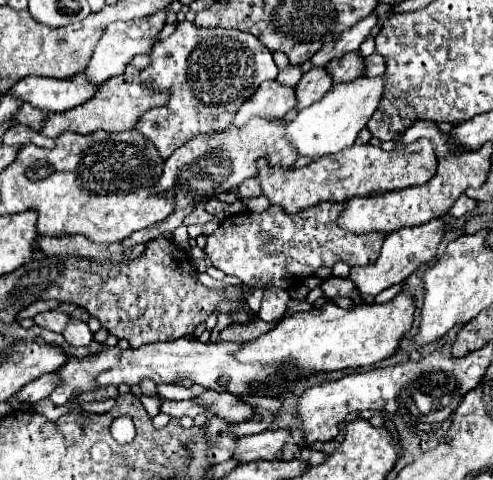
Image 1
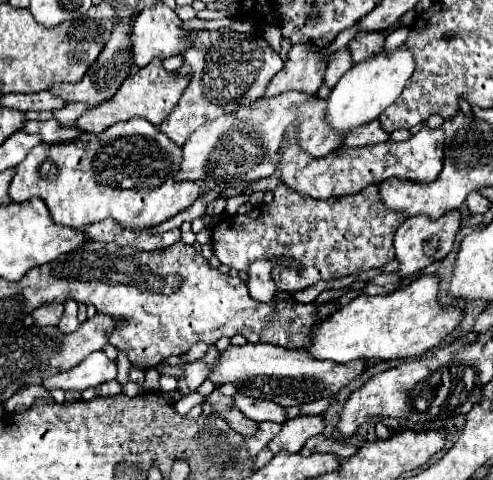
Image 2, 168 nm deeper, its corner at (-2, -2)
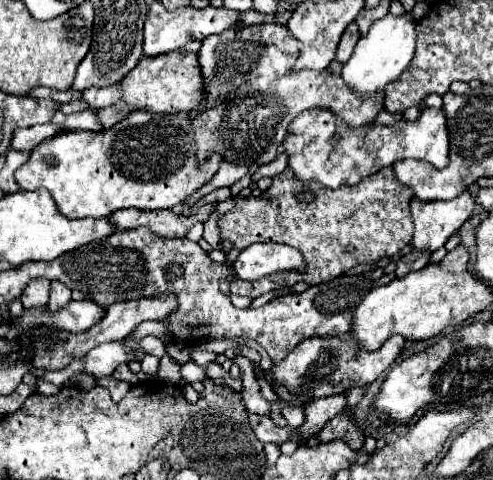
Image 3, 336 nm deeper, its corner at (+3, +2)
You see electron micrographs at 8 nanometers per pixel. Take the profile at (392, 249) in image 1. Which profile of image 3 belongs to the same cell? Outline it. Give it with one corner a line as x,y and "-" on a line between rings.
469,192
445,202
411,200
411,216
415,232
411,238
413,252
435,252
463,226
471,216
475,200

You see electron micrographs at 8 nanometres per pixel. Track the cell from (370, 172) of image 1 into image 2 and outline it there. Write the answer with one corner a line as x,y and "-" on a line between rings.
422,128
420,132
412,134
404,142
382,142
362,148
340,148
330,152
328,156
314,158
308,152
304,152
298,146
298,130
292,130
292,136
296,136
296,156
288,156
284,152
284,158
278,164
278,170
282,172
282,182
300,194
306,194
310,198
326,200
332,196
346,196
346,194
358,194
368,184
380,184
392,176
414,180
420,184
434,182
442,170
444,162
444,132
442,128

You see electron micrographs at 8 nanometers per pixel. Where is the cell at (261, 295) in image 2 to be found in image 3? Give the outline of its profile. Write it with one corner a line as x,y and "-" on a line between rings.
251,244
241,250
233,268
241,280
251,282
283,270
305,272
305,262
303,254
287,244

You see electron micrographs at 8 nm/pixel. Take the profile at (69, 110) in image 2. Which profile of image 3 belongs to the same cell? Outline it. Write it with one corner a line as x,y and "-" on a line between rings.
119,84
109,90
83,90
81,102
85,102
91,110
101,110
105,106
113,106
119,100

